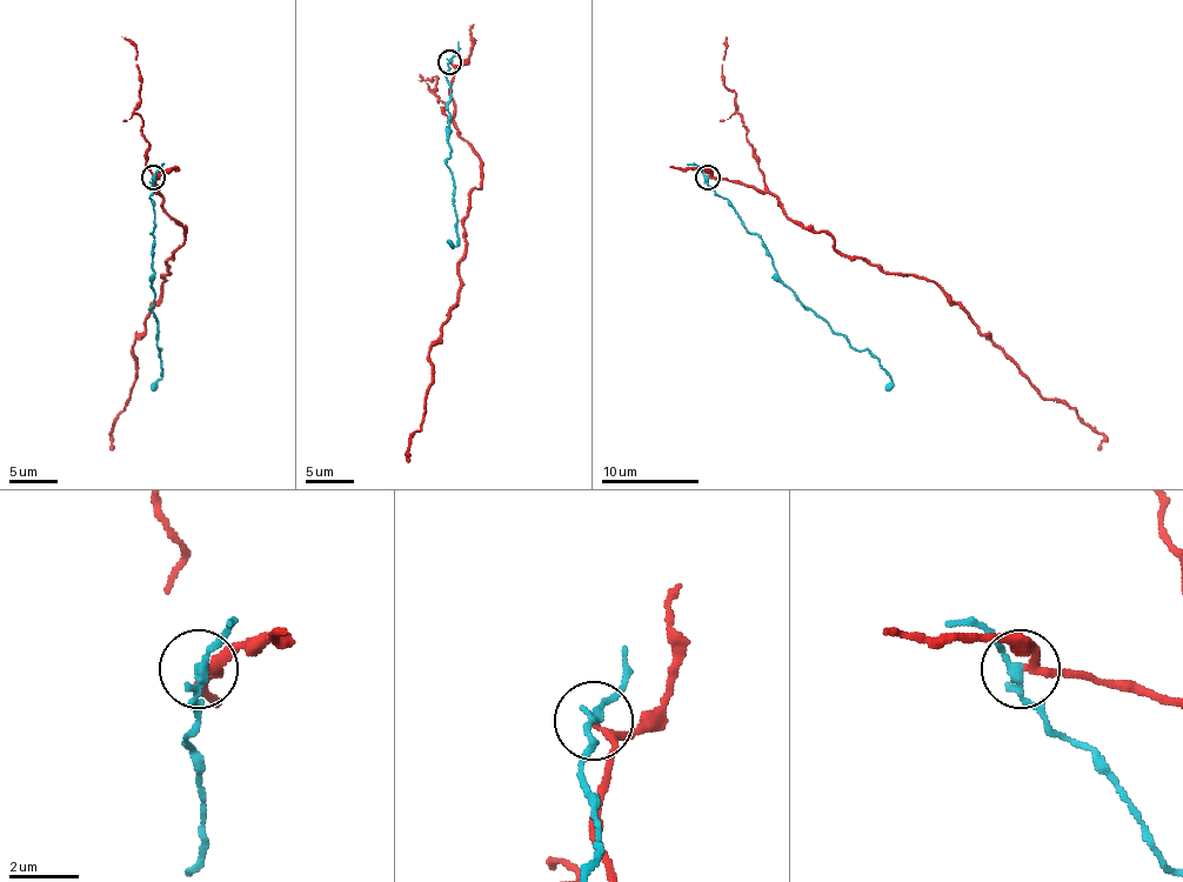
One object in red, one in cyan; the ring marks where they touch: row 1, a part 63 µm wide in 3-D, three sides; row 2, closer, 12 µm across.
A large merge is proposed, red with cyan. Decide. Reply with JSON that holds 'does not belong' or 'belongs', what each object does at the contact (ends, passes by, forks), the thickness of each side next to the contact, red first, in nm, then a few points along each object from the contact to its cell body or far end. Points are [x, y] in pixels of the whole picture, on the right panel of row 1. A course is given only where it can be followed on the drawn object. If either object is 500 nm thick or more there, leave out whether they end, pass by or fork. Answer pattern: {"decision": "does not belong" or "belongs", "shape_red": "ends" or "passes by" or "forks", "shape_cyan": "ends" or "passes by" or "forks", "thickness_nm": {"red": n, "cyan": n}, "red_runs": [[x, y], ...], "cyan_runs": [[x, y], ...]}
{"decision": "does not belong", "shape_red": "passes by", "shape_cyan": "passes by", "thickness_nm": {"red": 200, "cyan": 240}, "red_runs": [[708, 176], [768, 191], [839, 252], [934, 280], [1042, 396], [1064, 399], [1098, 431], [1098, 450]], "cyan_runs": [[708, 176], [710, 188], [761, 239], [776, 275], [851, 346], [868, 351], [880, 363], [893, 380], [884, 389]]}

